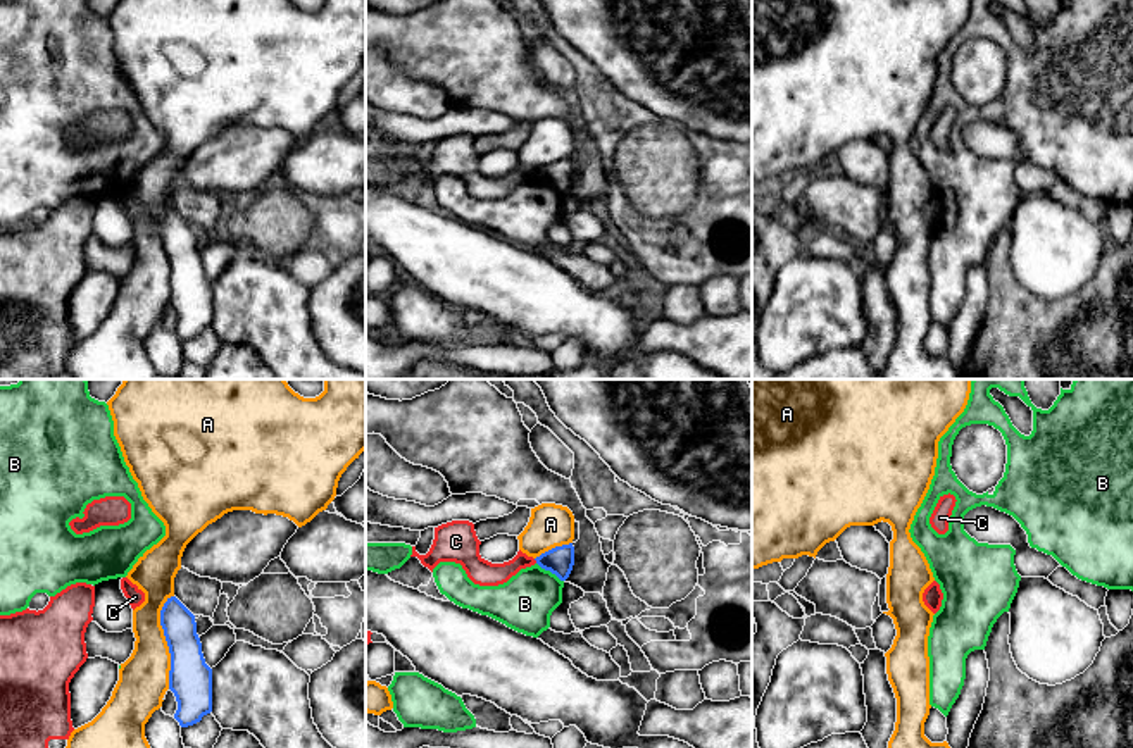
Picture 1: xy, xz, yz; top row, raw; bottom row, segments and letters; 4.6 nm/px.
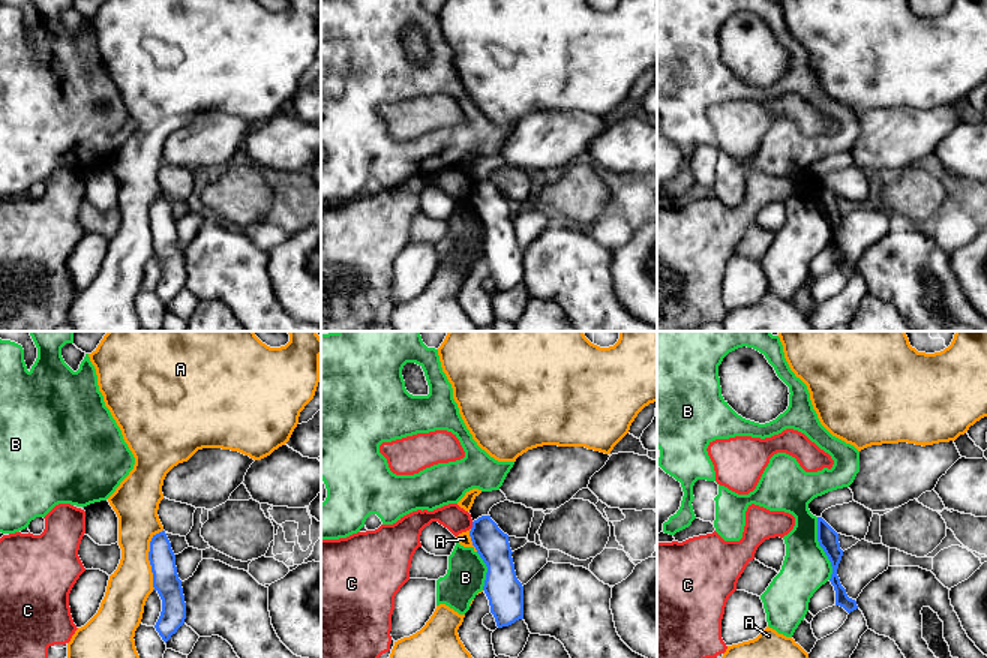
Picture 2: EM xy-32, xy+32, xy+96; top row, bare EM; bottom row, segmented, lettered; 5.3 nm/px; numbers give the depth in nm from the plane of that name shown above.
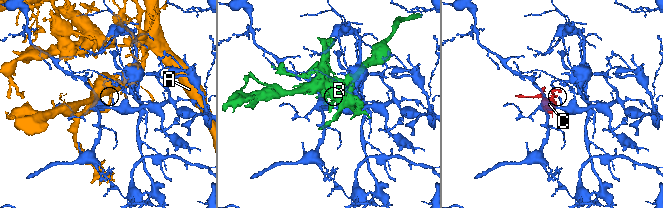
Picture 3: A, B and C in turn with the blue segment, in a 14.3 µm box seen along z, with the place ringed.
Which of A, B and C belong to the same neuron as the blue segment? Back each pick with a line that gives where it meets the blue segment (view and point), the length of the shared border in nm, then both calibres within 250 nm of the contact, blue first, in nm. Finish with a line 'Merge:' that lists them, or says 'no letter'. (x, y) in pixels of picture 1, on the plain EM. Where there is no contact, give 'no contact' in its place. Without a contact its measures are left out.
Merge: no letter

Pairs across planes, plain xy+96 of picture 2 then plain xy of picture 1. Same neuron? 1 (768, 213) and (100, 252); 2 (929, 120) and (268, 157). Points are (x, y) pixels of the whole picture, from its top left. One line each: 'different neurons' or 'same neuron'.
1: different neurons
2: same neuron

